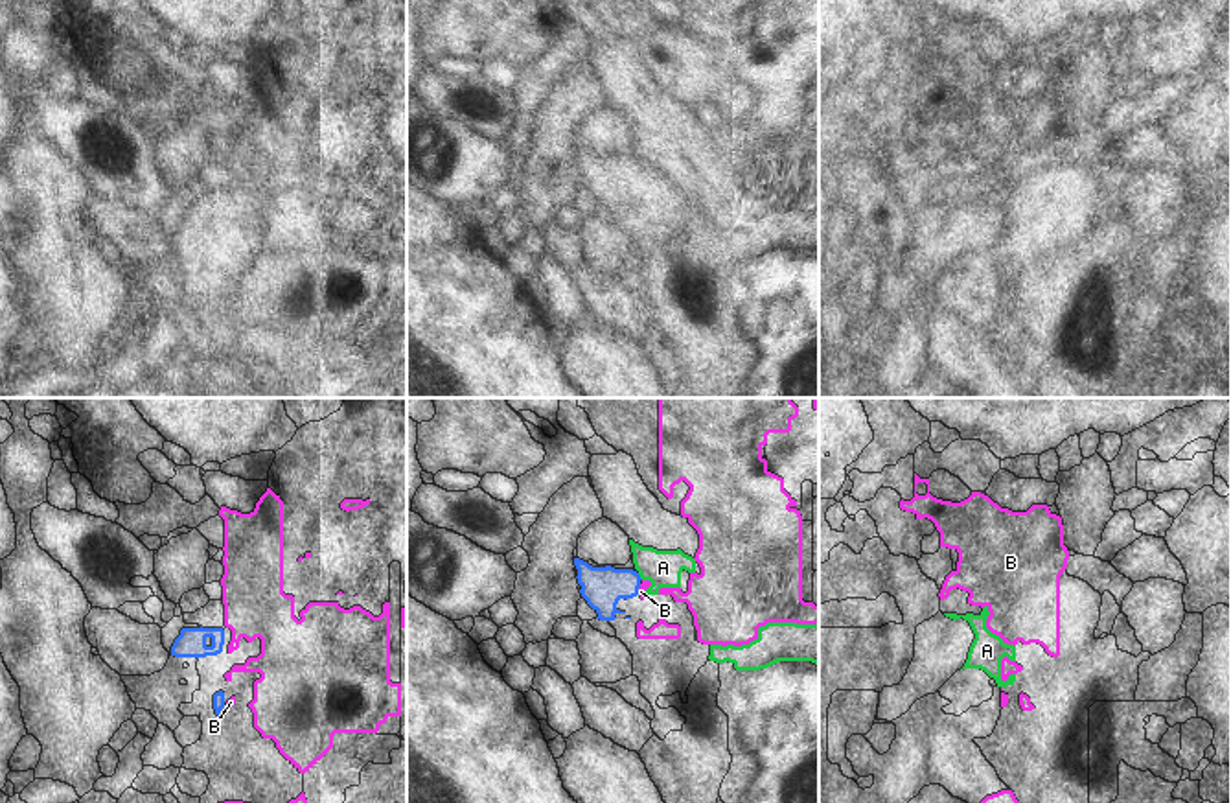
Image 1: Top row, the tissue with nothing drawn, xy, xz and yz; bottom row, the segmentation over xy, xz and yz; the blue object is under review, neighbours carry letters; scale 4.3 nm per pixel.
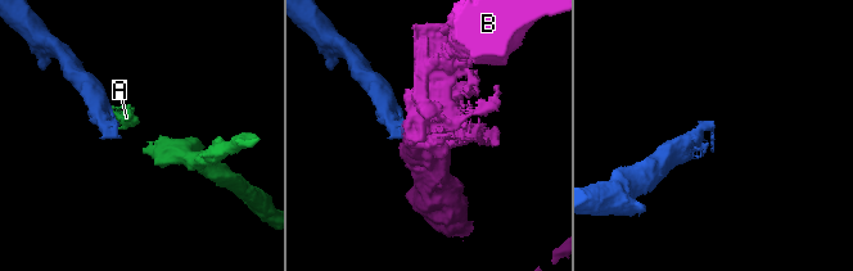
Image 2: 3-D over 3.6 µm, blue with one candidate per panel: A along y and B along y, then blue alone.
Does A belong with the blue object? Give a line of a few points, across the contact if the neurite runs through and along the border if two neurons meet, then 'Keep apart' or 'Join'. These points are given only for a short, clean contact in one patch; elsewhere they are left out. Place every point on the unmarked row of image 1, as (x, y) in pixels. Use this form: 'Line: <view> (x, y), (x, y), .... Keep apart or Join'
Line: xz (637, 161), (643, 166). Keep apart.

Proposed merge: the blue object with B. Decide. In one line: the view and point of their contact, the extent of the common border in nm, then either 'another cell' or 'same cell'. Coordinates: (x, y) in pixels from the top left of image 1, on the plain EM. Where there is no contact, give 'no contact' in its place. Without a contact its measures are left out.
xz (637, 177) | 50 nm | another cell

